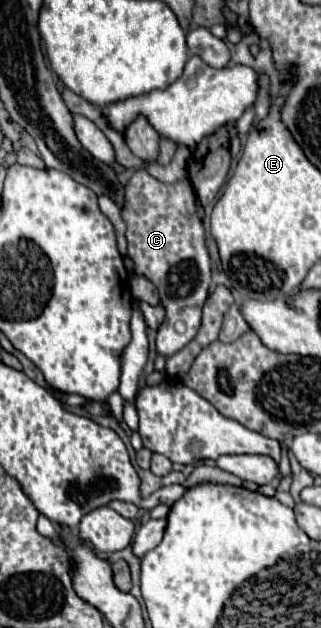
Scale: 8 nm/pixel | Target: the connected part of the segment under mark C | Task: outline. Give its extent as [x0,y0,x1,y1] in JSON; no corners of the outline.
[125,171,211,357]

